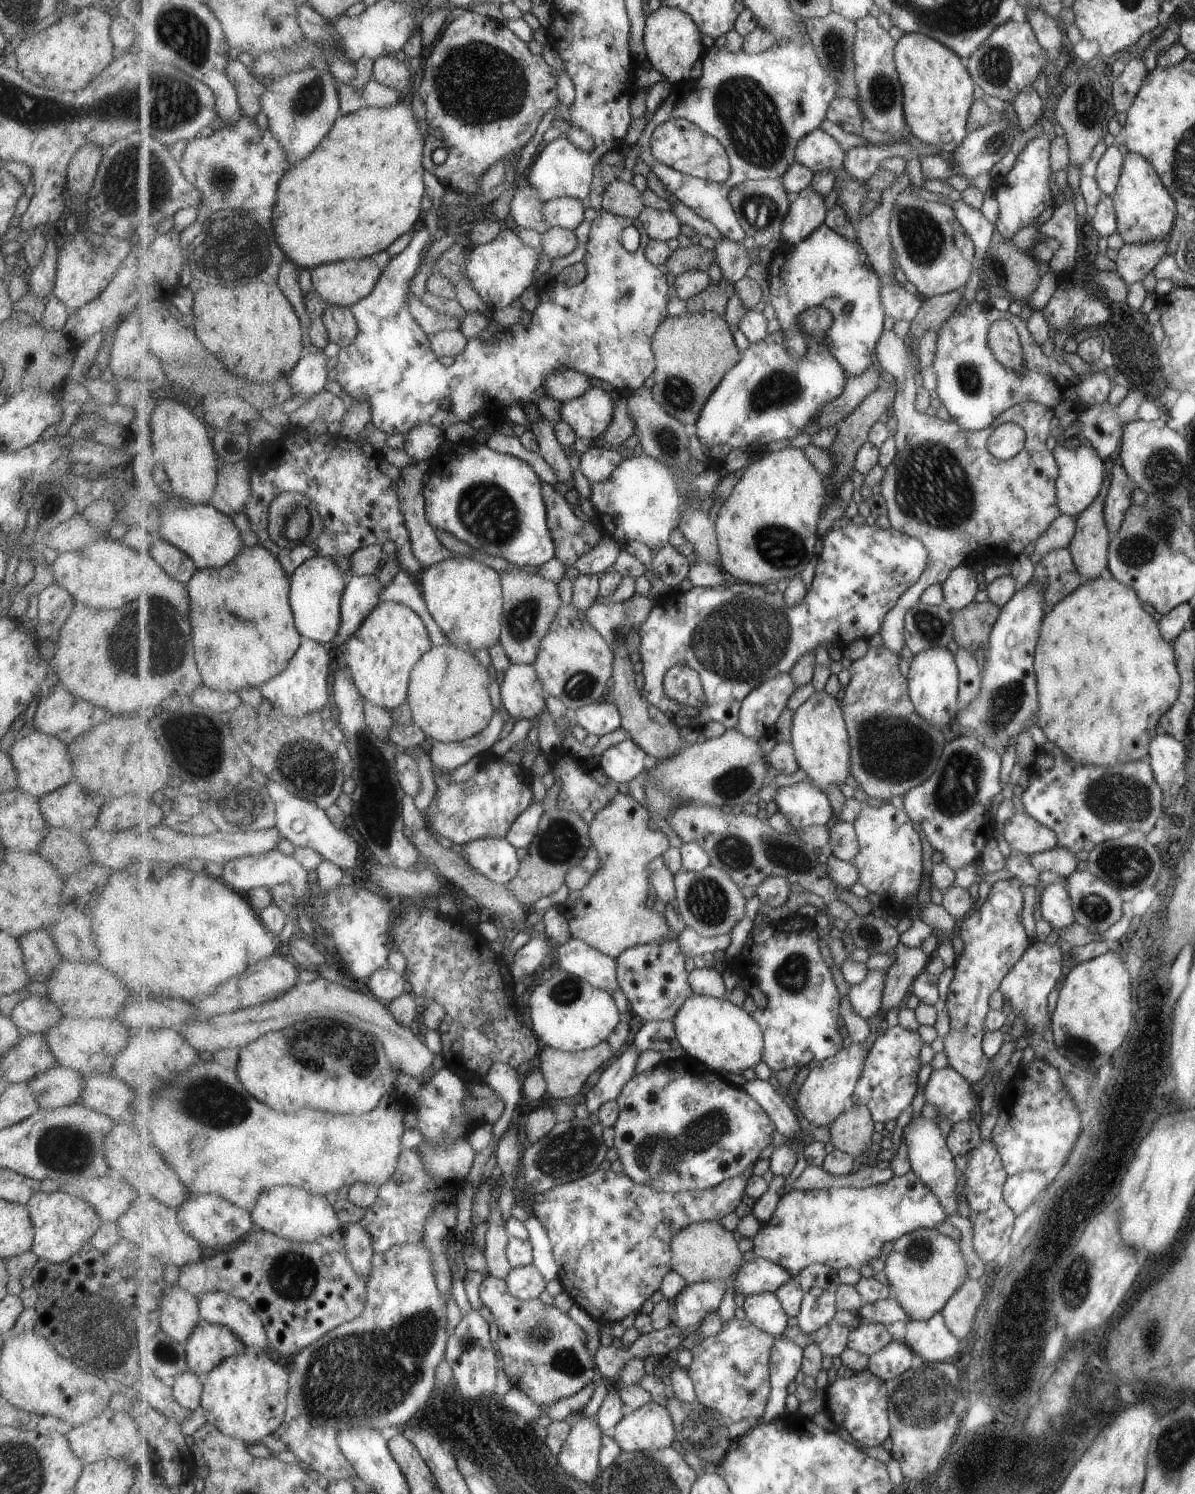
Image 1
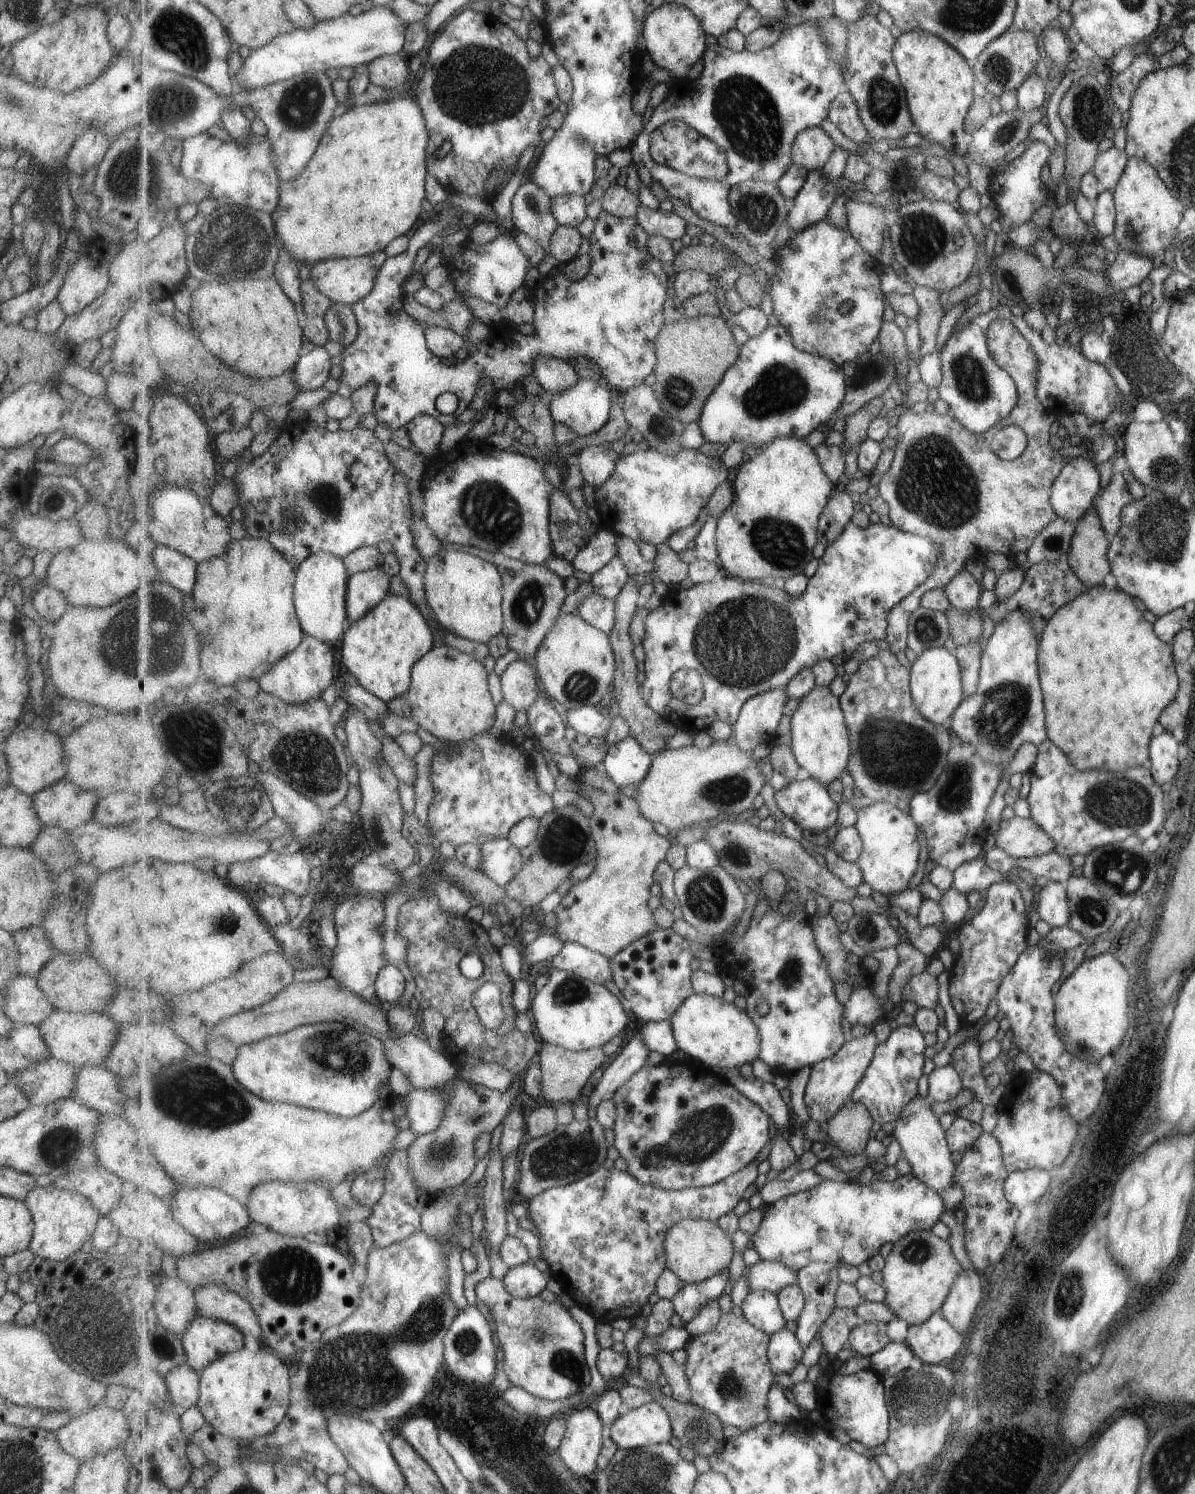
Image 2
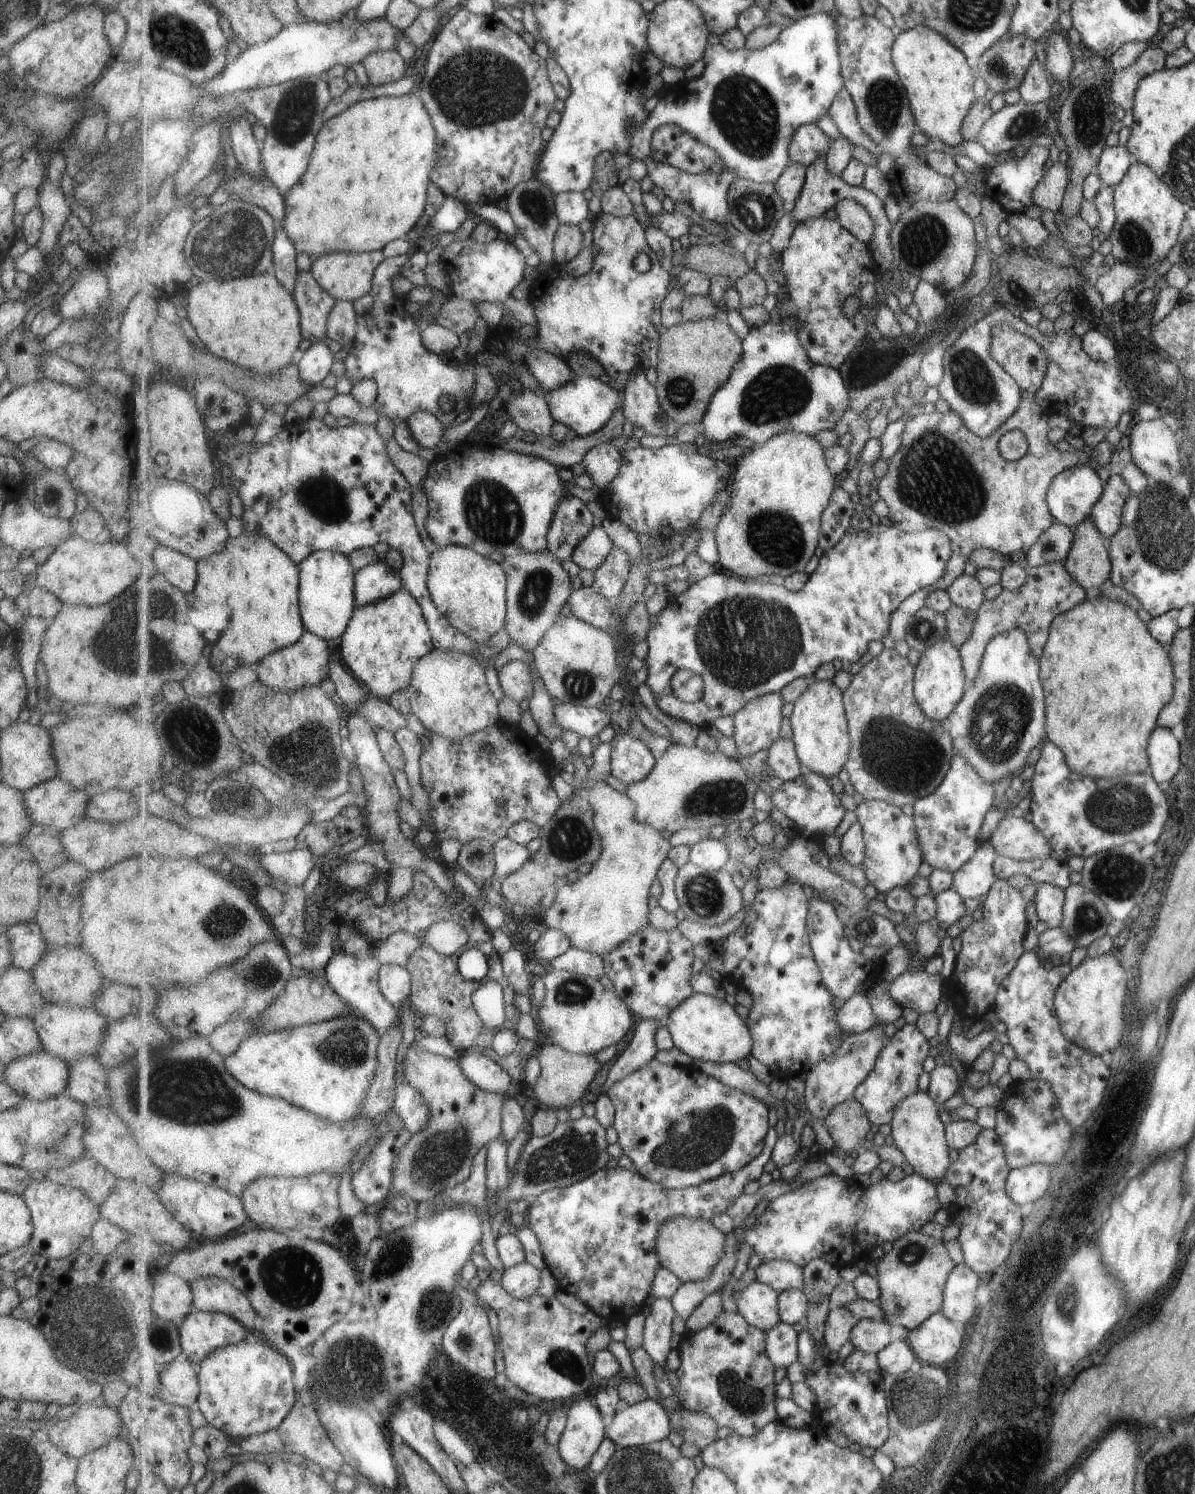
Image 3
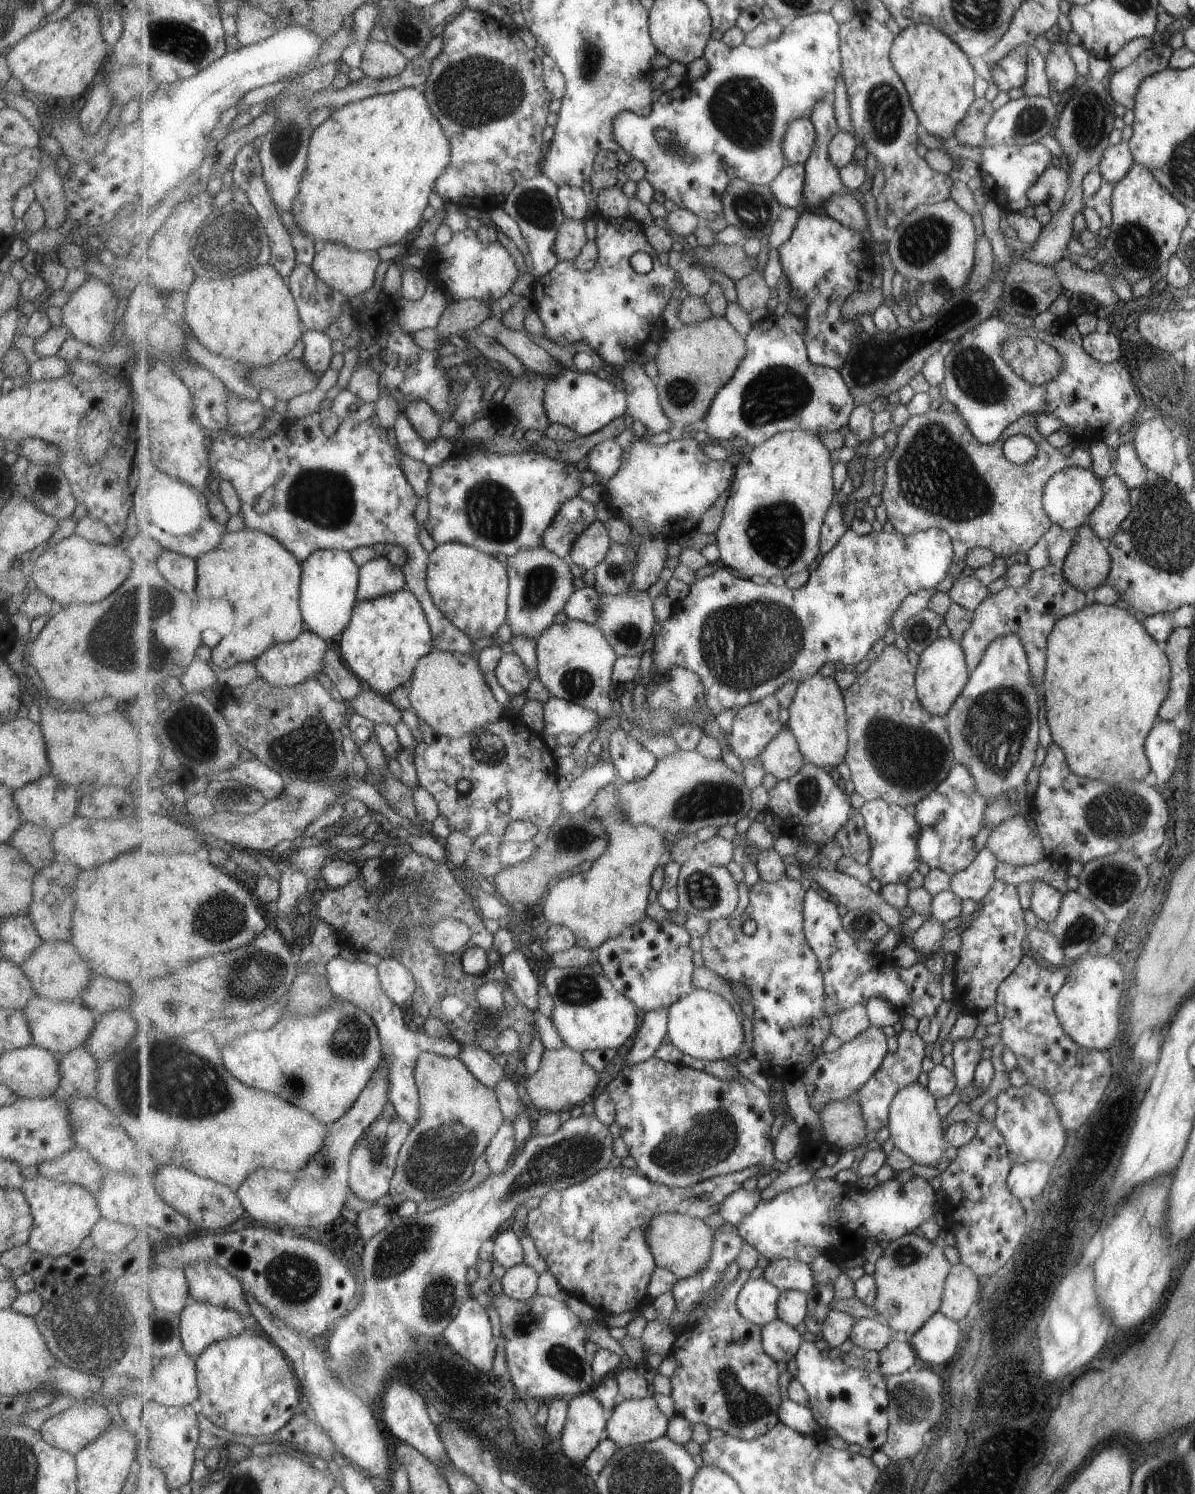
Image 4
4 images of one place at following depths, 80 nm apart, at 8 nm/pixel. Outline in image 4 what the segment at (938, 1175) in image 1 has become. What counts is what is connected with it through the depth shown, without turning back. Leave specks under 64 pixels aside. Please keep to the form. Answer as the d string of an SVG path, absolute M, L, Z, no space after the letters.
M913 1083L902 1088L890 1106L890 1138L901 1152L913 1162L925 1166L937 1166L943 1160L943 1117L937 1110L937 1097L928 1086Z

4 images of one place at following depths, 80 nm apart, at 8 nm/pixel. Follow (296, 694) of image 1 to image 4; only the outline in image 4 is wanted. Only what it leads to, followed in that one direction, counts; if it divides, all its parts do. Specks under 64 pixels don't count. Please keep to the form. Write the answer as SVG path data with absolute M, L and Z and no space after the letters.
M307 628L301 632L301 636L297 640L273 644L271 648L267 648L267 651L256 659L256 669L258 674L273 685L296 686L305 680L317 679L317 676L324 671L323 660L329 646L329 642Z

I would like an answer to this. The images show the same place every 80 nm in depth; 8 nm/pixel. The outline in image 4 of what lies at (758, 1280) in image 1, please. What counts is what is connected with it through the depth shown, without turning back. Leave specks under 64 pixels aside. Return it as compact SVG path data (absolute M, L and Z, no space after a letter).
M795 1259L770 1261L763 1277L782 1291L803 1291L809 1294L816 1286L810 1263Z

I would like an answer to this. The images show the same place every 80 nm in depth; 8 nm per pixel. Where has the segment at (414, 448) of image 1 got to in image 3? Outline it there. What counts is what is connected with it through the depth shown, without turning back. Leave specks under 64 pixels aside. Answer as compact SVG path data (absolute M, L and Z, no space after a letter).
M426 410L417 411L407 421L412 435L422 447L432 449L444 440L447 427L434 414Z

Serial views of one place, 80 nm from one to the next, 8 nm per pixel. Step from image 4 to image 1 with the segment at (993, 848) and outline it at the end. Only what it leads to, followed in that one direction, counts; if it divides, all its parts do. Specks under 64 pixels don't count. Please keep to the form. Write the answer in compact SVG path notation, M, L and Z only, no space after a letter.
M1024 811L1016 812L1011 818L1007 818L998 832L1011 851L1027 857L1057 846L1056 834Z

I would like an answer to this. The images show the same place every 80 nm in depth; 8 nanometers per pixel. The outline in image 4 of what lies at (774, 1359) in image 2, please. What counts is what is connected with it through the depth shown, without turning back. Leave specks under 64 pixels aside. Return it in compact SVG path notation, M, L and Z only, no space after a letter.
M777 1318L773 1323L762 1327L764 1348L777 1362L791 1362L798 1355L806 1335Z

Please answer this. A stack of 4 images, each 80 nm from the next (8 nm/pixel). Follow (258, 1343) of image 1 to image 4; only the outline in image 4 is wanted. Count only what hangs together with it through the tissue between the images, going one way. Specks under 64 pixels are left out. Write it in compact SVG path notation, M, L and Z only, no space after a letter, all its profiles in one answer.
M201 1260L186 1269L191 1298L214 1306L225 1306L239 1314L252 1315L243 1282L215 1260Z

